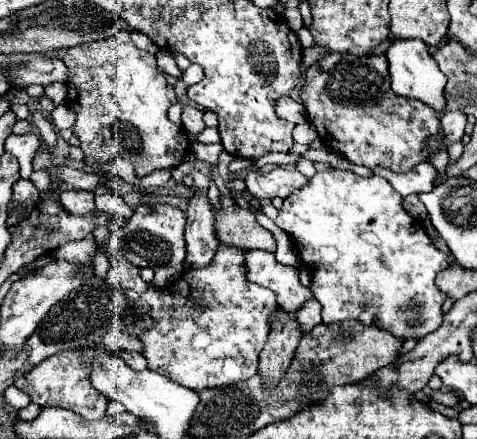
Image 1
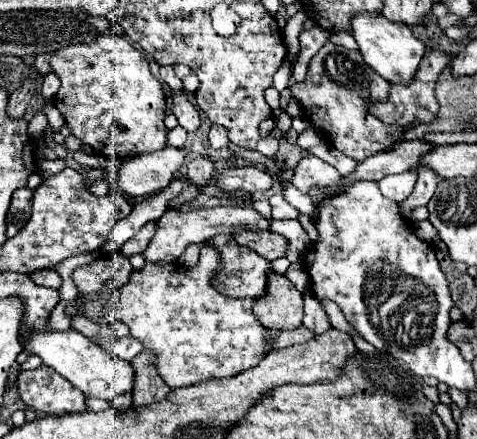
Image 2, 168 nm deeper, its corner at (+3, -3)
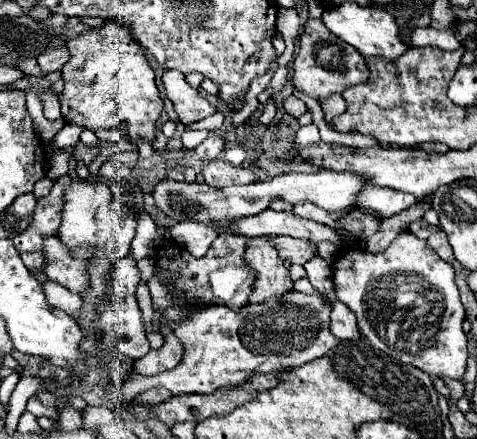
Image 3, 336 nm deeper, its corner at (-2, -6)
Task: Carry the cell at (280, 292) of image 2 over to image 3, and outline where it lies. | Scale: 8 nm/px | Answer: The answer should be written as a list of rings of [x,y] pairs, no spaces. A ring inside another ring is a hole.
[[[270,238],[250,240],[244,258],[258,272],[258,280],[250,296],[250,304],[262,304],[270,296],[284,296],[294,290],[294,282],[288,270],[284,268],[284,262],[276,254]]]

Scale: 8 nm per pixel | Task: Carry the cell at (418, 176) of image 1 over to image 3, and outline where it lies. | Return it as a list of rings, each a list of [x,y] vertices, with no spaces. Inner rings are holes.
[[[368,186],[366,190],[362,190],[362,194],[358,194],[356,206],[370,208],[370,210],[378,212],[382,218],[388,218],[388,216],[394,216],[394,214],[406,210],[414,202],[416,202],[416,196],[410,196],[406,192]]]

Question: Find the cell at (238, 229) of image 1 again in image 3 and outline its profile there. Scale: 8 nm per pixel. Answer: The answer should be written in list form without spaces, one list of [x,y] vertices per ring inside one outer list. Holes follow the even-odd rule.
[[[278,236],[272,240],[272,244],[276,246],[278,256],[290,264],[304,264],[316,252],[316,246],[308,240],[294,240],[288,236]]]

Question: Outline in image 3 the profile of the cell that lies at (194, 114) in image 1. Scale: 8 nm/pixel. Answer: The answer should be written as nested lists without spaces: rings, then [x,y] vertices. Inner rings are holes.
[[[164,70],[162,82],[166,86],[166,94],[174,104],[174,110],[178,112],[178,118],[182,124],[192,124],[198,122],[214,112],[208,100],[200,96],[196,88],[192,88],[186,80],[184,74],[178,70]]]

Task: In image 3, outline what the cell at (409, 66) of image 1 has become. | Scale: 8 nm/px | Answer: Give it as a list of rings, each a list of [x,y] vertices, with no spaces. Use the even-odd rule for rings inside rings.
[[[344,2],[342,6],[334,8],[334,10],[326,10],[322,14],[322,22],[344,42],[352,44],[364,58],[384,58],[384,60],[398,60],[406,50],[408,44],[400,34],[400,28],[394,20],[392,14],[388,14],[386,10],[378,8],[378,6],[366,6],[360,8],[358,4],[352,2]]]

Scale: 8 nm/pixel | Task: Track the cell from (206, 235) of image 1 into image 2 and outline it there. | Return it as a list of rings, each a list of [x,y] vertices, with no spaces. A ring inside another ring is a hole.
[[[197,157],[193,159],[189,165],[187,165],[189,173],[187,173],[187,179],[193,183],[193,185],[207,185],[211,183],[215,171],[213,171],[213,161],[207,159],[207,157]]]

